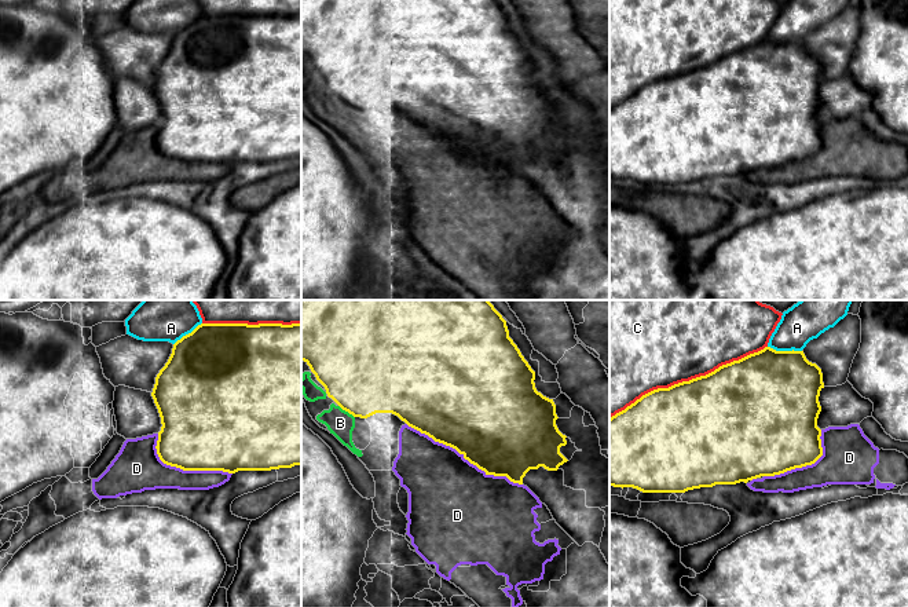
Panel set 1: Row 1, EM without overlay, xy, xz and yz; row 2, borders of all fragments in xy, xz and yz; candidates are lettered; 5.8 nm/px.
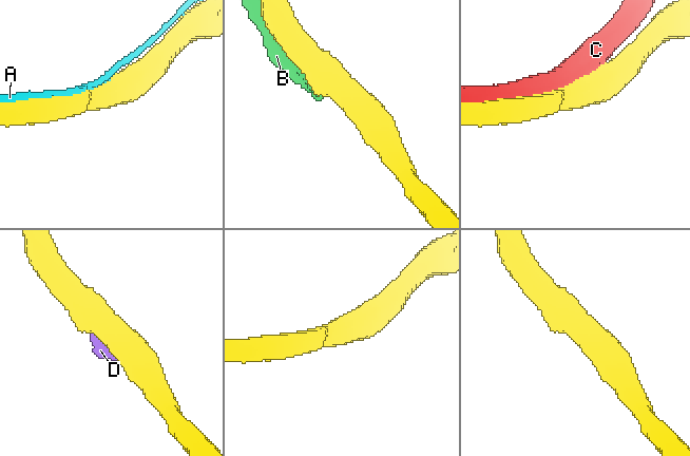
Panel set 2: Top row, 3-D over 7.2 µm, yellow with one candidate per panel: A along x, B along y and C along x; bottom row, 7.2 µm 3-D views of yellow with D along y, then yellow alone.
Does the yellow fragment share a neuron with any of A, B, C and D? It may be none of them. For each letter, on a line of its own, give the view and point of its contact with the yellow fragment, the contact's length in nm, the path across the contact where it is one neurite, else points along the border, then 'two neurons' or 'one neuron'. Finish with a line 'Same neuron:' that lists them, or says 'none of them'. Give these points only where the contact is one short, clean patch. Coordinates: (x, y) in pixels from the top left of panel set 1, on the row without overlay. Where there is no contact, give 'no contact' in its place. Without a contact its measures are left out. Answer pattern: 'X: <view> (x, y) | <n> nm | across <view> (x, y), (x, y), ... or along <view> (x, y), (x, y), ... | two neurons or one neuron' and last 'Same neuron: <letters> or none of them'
A: yz (784, 43) | 200 nm | two neurons
B: xz (347, 102) | 120 nm | two neurons
C: yz (689, 72) | 1000 nm | two neurons
D: xz (464, 149) | 750 nm | two neurons
Same neuron: none of them

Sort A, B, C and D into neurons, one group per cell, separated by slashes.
A / B D / C

